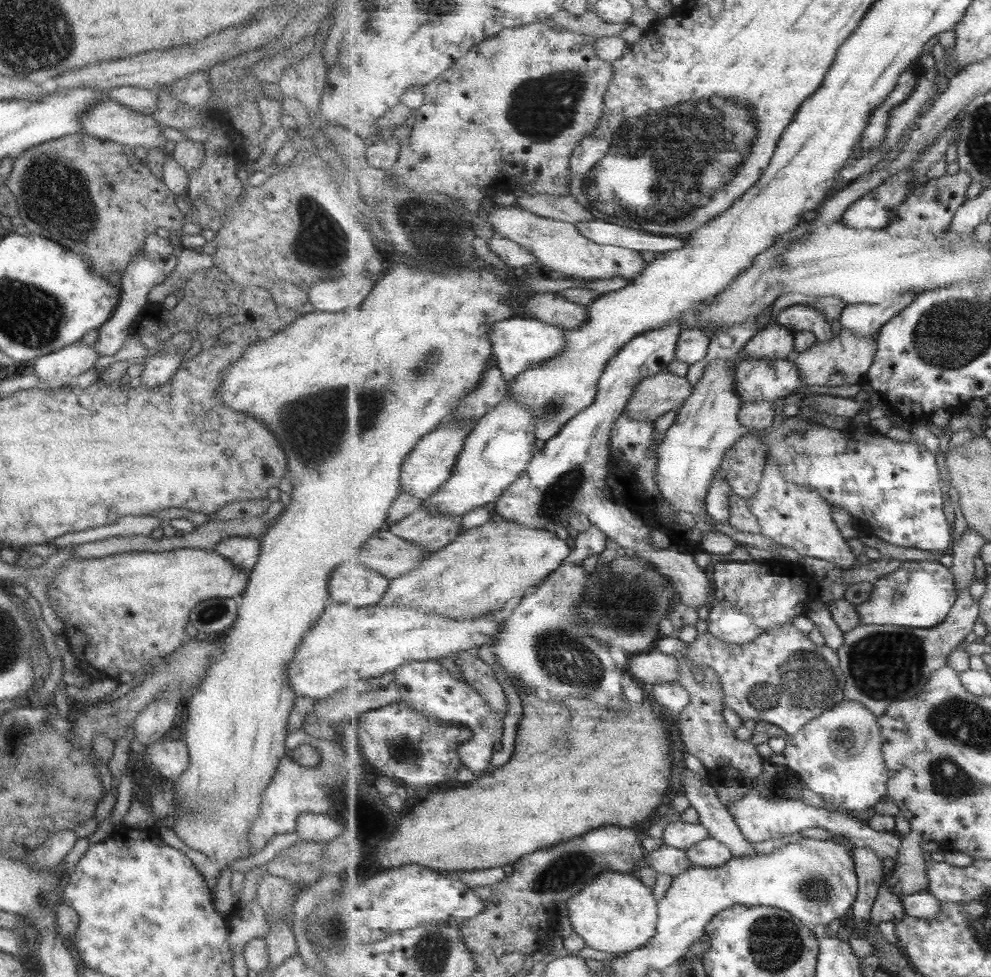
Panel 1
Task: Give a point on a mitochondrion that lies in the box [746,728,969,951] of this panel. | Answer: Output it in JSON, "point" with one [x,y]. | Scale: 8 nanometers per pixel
{"point":[812,885]}

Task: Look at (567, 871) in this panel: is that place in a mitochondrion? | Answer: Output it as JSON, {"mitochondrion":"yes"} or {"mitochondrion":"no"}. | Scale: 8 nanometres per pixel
{"mitochondrion":"yes"}

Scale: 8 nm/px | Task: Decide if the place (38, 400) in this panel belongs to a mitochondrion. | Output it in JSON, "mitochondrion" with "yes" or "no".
{"mitochondrion":"no"}

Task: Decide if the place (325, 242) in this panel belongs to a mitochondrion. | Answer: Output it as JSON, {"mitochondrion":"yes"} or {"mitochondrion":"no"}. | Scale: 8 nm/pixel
{"mitochondrion":"yes"}

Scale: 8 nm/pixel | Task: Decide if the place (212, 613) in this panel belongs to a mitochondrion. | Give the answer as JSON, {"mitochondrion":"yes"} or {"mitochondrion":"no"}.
{"mitochondrion":"yes"}

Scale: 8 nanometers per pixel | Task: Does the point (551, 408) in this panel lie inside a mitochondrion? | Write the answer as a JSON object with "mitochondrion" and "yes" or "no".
{"mitochondrion":"yes"}

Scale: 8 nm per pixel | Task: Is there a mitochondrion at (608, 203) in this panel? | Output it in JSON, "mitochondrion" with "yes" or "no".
{"mitochondrion":"yes"}

